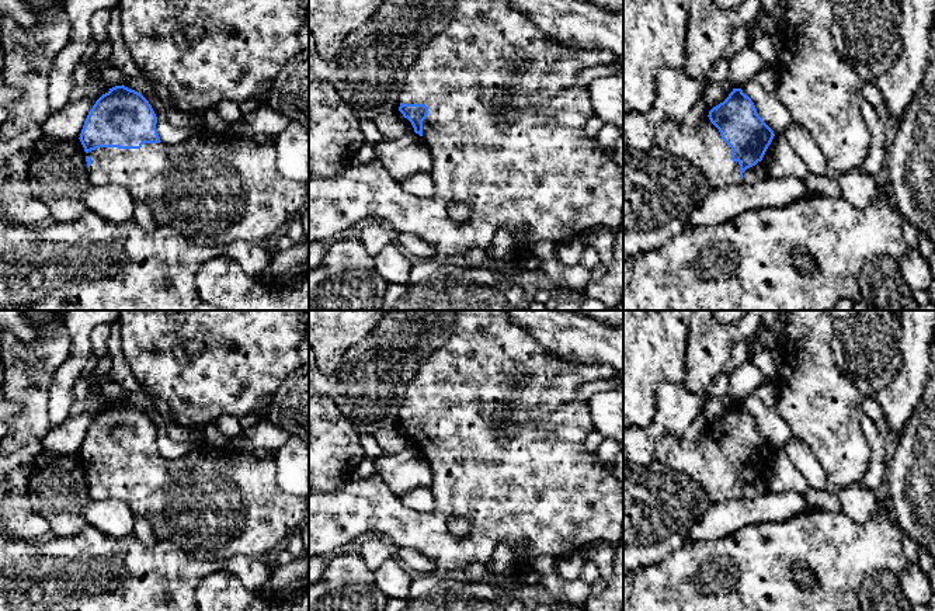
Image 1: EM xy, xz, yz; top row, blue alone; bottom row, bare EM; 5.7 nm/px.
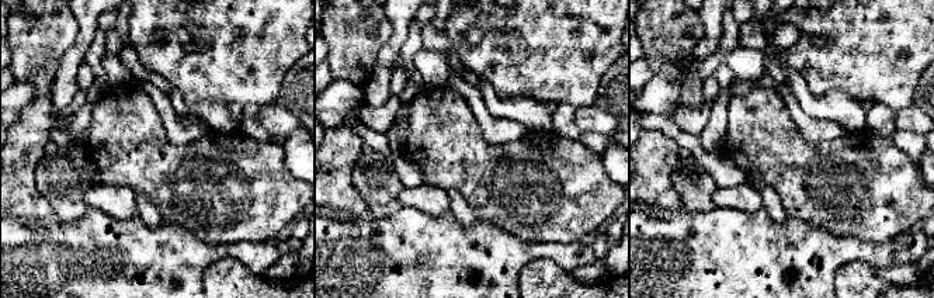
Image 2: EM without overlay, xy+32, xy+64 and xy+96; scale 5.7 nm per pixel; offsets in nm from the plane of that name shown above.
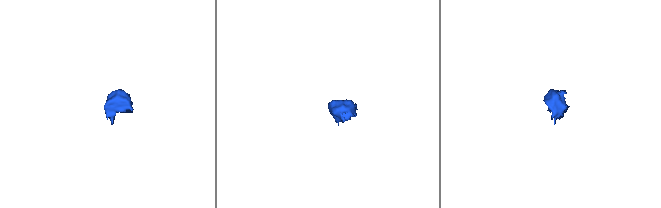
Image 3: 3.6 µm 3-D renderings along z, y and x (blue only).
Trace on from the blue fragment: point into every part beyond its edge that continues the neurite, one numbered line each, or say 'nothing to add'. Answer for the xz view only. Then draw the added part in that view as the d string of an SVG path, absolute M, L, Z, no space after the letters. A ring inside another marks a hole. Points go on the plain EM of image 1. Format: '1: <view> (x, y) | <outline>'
1: xz (506, 427) | M456 310L456 313L458 327L444 347L435 350L418 365L413 381L404 388L404 398L399 412L400 417L425 419L428 421L428 430L423 435L423 452L432 471L431 493L434 496L435 510L424 513L403 506L390 487L376 473L366 479L351 476L329 492L309 489L309 558L321 556L329 559L333 555L350 549L358 535L375 532L387 537L390 542L402 551L407 548L418 551L431 559L441 570L456 572L475 563L487 565L491 560L496 548L500 544L508 544L517 553L515 566L522 569L529 566L528 556L548 555L557 558L570 552L580 552L583 548L597 542L606 542L616 546L623 538L623 487L618 483L614 475L606 472L601 462L592 458L584 448L583 441L595 428L590 416L588 402L577 396L577 390L581 385L592 381L612 379L618 376L618 372L611 365L559 358L550 350L541 347L525 329L514 324L505 310ZM452 517L470 521L470 532L465 538L456 538L449 532L448 521Z

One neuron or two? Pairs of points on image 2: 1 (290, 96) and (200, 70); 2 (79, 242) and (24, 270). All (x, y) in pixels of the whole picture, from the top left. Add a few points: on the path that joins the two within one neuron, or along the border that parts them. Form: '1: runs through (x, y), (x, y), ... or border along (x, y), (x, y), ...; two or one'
1: border along (295, 63), (284, 78), (275, 103); two
2: runs through (65, 256), (51, 270), (38, 270); one

